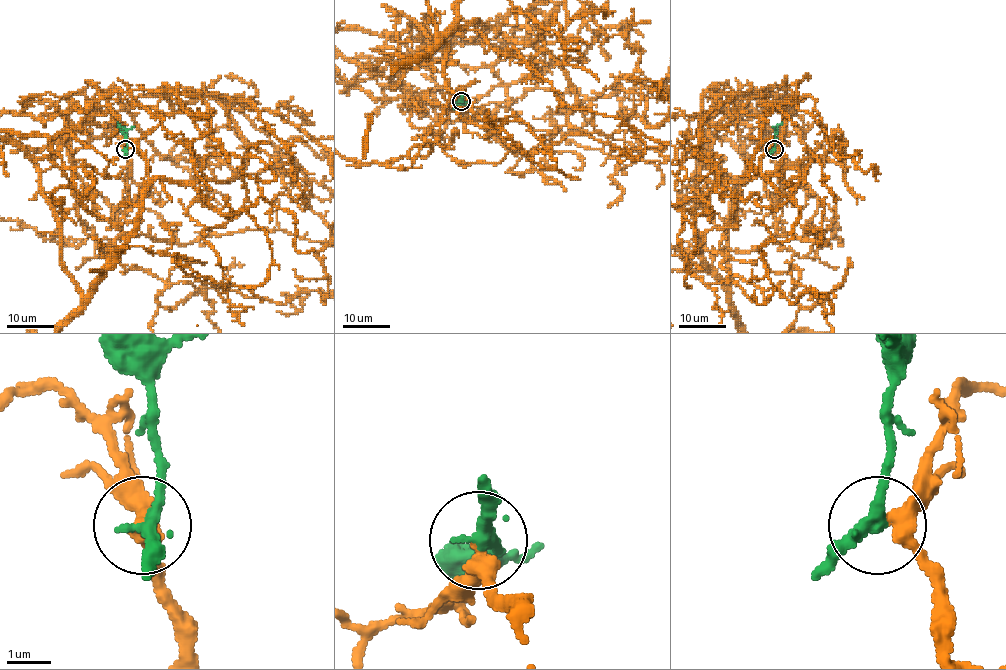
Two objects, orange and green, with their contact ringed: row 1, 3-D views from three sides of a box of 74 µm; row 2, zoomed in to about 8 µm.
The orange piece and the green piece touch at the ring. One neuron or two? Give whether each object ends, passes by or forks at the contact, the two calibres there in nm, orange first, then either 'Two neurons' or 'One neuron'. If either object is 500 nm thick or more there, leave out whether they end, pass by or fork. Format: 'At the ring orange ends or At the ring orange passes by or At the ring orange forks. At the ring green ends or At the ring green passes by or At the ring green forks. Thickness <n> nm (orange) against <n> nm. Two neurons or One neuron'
At the ring orange passes by. At the ring green passes by. Thickness 360 nm (orange) against 280 nm. Two neurons

